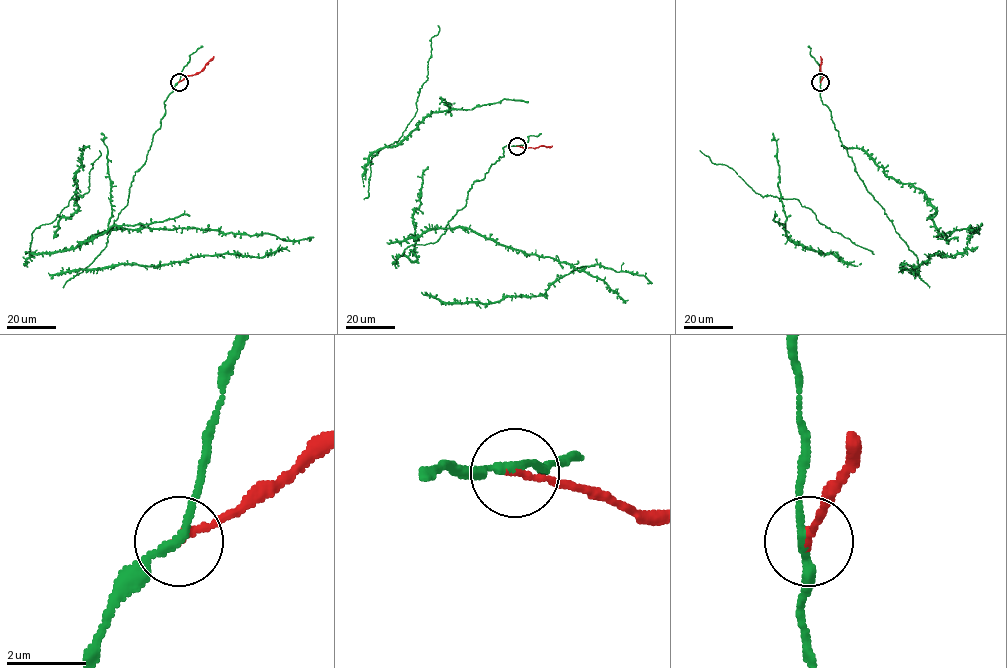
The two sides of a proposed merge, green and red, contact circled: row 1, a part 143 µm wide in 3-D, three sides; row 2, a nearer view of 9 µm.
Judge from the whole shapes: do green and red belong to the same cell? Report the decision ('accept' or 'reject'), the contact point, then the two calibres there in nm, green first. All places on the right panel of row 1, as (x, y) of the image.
reject; at (820, 82); 190 nm thick on the green side, 200 nm on the other

